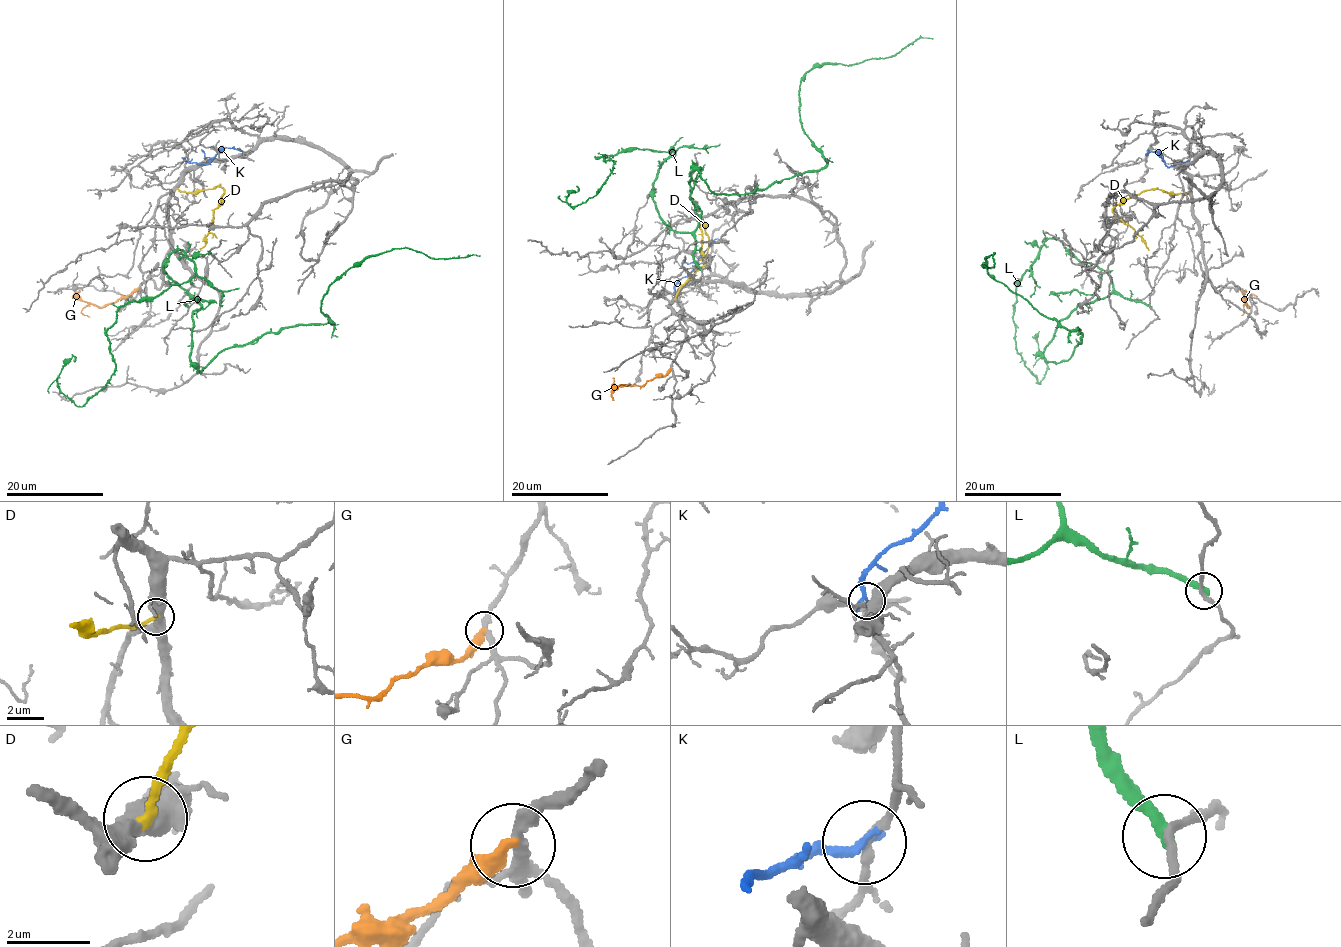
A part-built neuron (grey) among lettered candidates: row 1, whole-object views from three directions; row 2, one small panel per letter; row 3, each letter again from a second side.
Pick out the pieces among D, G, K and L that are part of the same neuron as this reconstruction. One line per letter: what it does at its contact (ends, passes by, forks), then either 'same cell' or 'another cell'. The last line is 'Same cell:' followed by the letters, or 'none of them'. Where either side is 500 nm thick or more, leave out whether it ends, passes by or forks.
D: another cell
G: it ends; another cell
K: it ends; another cell
L: it ends; another cell
Same cell: none of them

